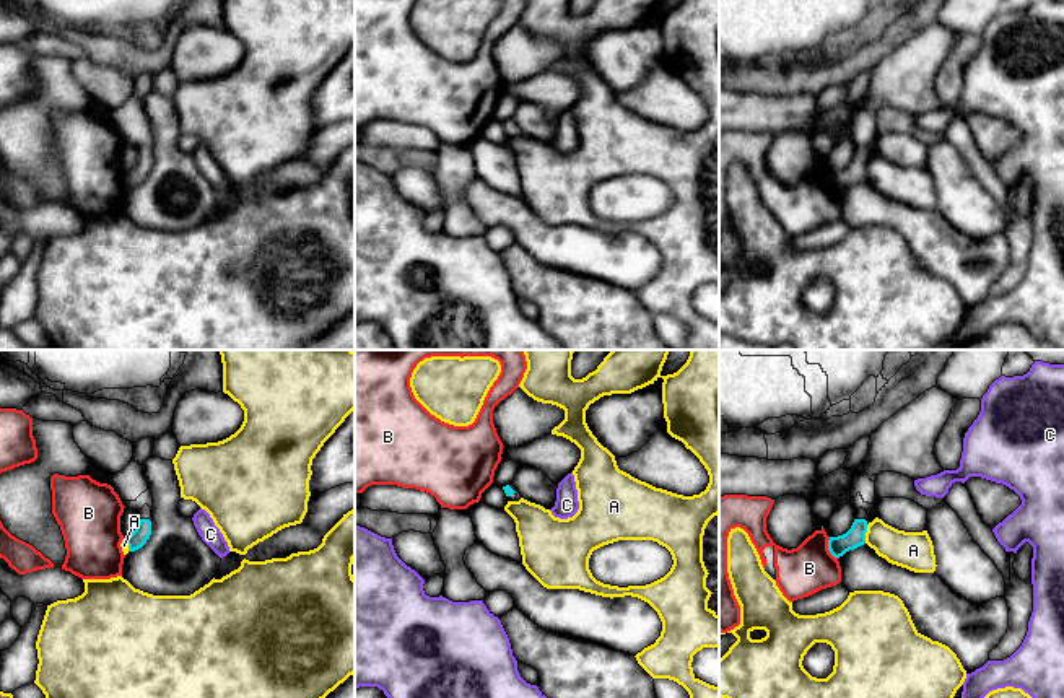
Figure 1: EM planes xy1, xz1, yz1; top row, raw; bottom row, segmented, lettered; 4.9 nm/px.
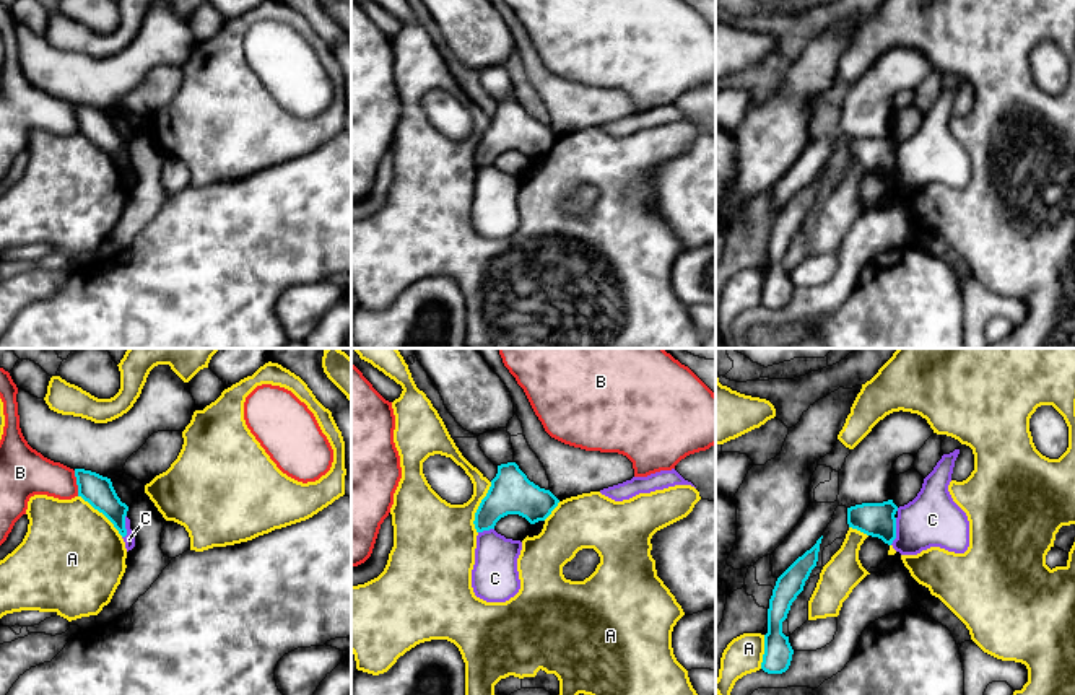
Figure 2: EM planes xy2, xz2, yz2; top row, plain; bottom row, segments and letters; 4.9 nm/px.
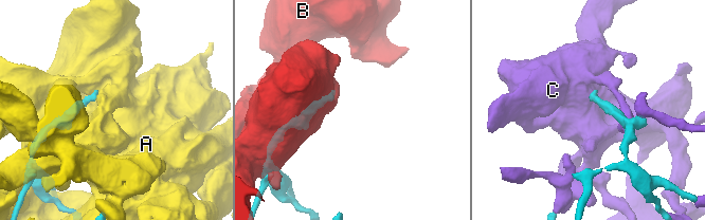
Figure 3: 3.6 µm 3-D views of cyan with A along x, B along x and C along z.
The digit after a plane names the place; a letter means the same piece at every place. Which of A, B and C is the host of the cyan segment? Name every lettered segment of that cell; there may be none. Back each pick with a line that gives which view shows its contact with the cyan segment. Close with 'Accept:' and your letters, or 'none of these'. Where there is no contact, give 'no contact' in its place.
Accept: none of these

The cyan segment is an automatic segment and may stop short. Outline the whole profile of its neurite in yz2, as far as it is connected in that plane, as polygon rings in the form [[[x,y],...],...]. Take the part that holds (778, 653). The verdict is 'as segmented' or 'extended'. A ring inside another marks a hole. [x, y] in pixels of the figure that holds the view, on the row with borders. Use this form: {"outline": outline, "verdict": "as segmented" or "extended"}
{"outline": [[[823,535],[777,578],[773,589],[761,662],[761,669],[768,674],[782,674],[790,666],[794,649],[789,636],[782,633],[782,622],[787,619],[792,602],[803,591],[805,581],[816,566],[821,539]]], "verdict": "as segmented"}

